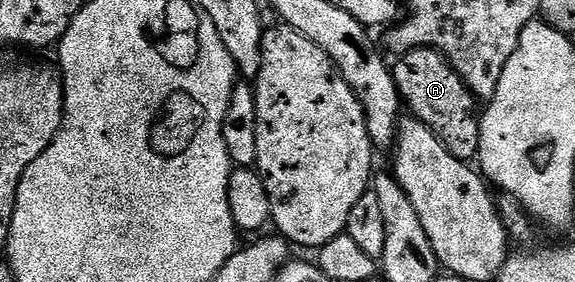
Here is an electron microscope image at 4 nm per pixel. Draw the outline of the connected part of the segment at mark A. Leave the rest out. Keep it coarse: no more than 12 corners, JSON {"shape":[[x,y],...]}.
{"shape":[[438,49],[392,68],[402,104],[456,159],[480,147],[474,94]]}

